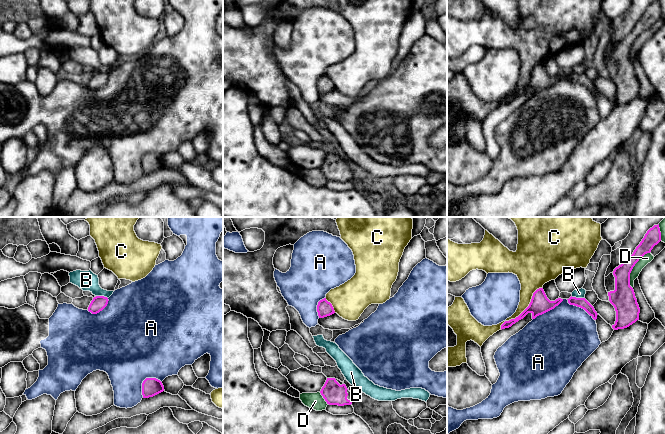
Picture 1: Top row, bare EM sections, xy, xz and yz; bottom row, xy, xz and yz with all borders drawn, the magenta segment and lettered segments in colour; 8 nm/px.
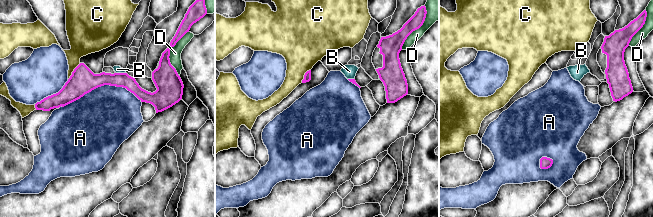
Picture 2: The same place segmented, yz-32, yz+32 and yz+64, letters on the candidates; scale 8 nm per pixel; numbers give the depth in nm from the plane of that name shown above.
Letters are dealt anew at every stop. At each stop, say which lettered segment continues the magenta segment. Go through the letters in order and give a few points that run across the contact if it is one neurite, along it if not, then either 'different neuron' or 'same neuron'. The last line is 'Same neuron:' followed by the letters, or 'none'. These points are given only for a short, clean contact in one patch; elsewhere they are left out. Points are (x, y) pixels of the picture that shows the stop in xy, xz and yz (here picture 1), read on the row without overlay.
A: different neuron
B: line yz (571, 72), (584, 74); different neuron
C: different neuron
D: different neuron
Same neuron: none

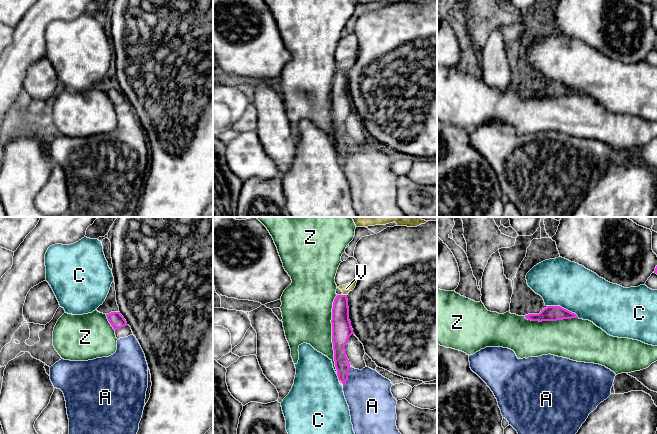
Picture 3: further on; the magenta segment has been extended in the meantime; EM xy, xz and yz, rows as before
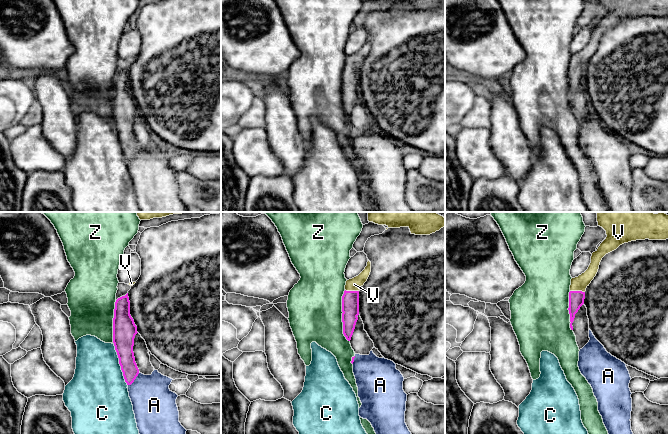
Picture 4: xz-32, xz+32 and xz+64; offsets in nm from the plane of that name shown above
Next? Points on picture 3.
A: different neuron
C: different neuron
V: line xz (341, 102), (341, 76), (344, 71), (346, 64); same neuron
Z: different neuron
Same neuron: V

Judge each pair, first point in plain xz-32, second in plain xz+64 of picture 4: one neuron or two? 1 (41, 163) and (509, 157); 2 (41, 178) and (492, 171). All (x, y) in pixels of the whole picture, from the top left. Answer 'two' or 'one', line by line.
1: two
2: two

